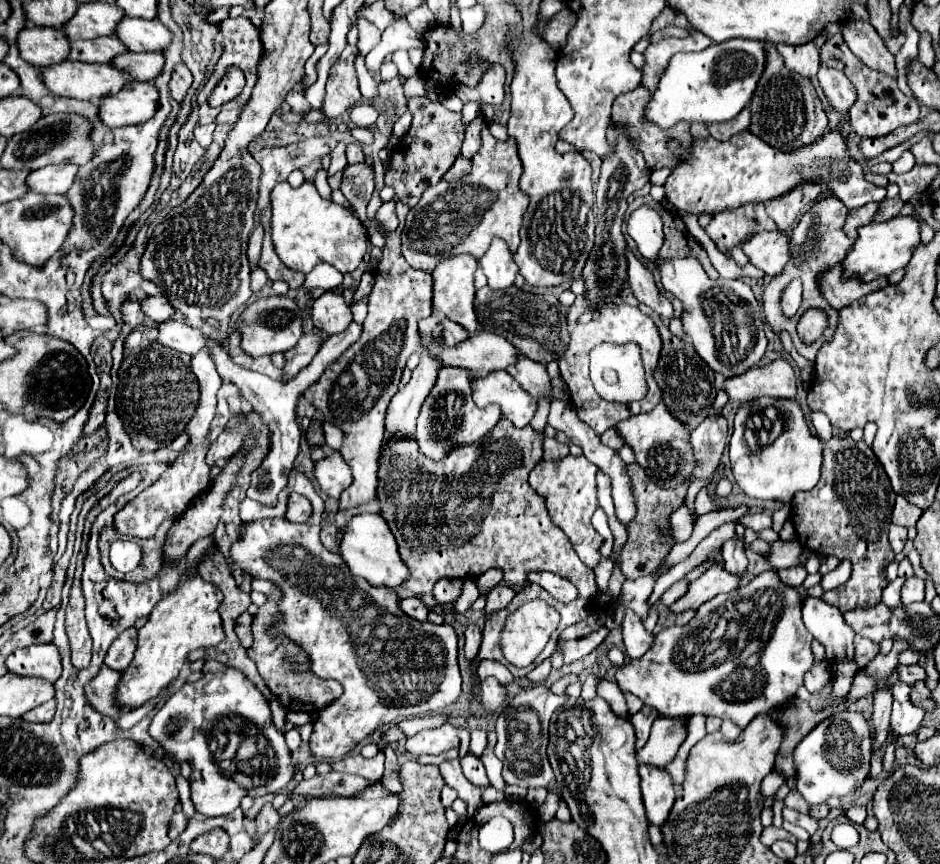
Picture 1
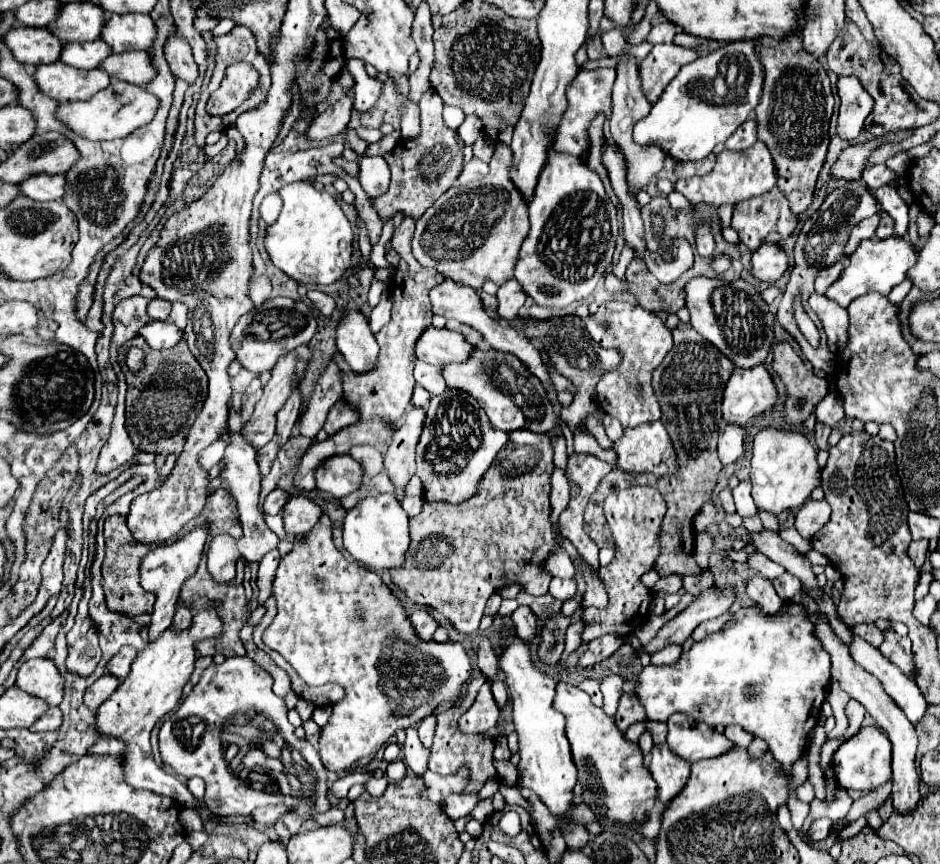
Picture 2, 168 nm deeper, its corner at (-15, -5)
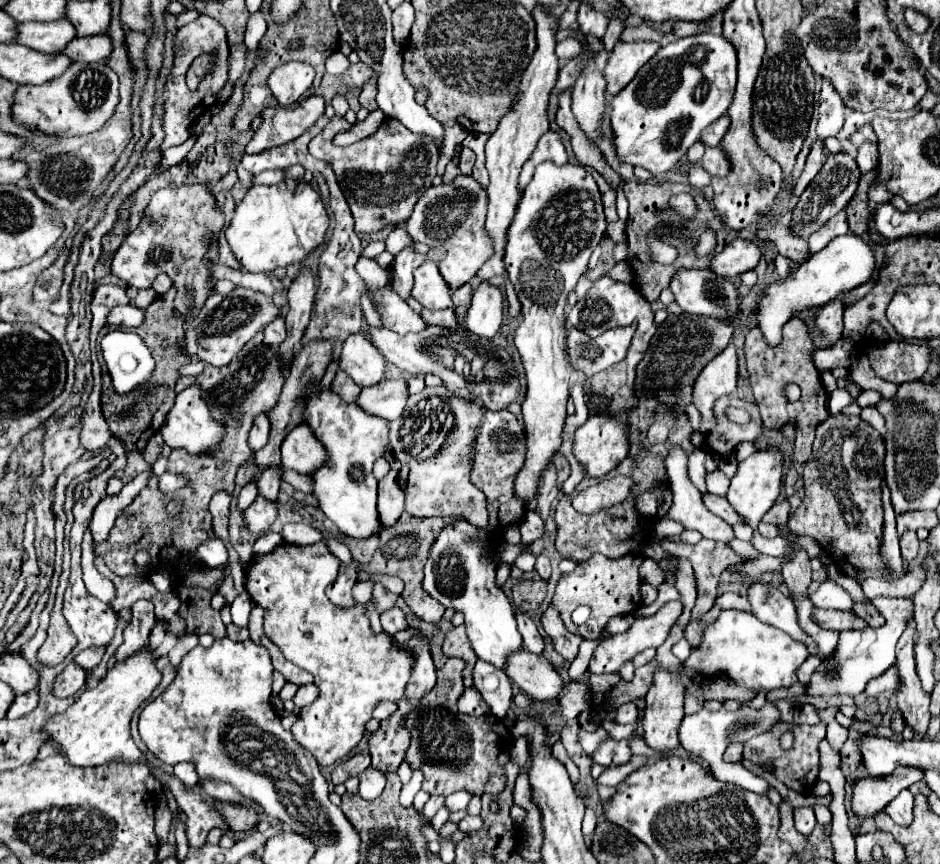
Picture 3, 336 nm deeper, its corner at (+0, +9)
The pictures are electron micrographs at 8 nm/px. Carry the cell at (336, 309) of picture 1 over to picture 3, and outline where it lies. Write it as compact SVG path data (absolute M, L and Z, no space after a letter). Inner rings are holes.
M360 332L348 334L340 352L340 370L358 386L372 386L384 378L384 356Z

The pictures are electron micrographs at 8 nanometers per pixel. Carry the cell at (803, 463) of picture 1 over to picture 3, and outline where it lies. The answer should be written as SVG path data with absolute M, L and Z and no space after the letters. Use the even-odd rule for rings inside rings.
M770 446L768 450L758 450L756 454L748 456L744 462L738 464L738 474L730 482L730 490L728 490L726 498L736 508L736 512L740 512L740 516L744 516L744 520L748 520L748 526L756 528L760 518L774 506L776 498L780 496L784 462L786 462L784 452L778 446Z

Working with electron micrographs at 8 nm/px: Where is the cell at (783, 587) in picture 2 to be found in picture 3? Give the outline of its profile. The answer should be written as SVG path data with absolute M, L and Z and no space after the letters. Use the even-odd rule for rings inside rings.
M662 538L660 546L666 552L670 552L674 556L684 556L692 562L694 576L696 576L696 588L698 588L698 598L696 598L692 616L706 614L712 608L712 604L716 600L712 596L716 596L720 572L724 572L728 566L746 564L746 560L742 556L738 556L728 544L712 542L706 538L702 538L698 544L688 544L682 540L674 542L670 538Z

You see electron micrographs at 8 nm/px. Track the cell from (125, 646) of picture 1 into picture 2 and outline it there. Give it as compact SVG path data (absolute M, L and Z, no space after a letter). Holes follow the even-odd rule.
M123 646L109 662L107 662L107 672L117 676L119 680L127 678L129 670L131 670L131 662L135 660L135 650L131 646Z

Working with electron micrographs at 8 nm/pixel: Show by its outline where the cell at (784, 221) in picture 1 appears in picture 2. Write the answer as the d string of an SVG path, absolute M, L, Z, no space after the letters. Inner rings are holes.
M801 36L783 42L763 38L759 58L765 70L763 96L755 110L757 138L769 148L775 162L777 186L785 192L793 214L803 214L813 202L815 182L829 146L829 120L833 114L833 92L829 76L817 58L803 50Z

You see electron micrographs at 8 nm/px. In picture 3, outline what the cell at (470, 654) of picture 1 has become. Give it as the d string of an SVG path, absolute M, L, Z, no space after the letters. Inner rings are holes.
M456 626L452 628L448 634L446 634L446 640L444 640L444 646L442 646L444 654L446 656L458 656L458 658L464 658L466 660L466 668L464 668L464 686L472 686L472 668L476 664L476 654L472 650L472 646L468 644L468 636L466 636L466 630L464 626Z

